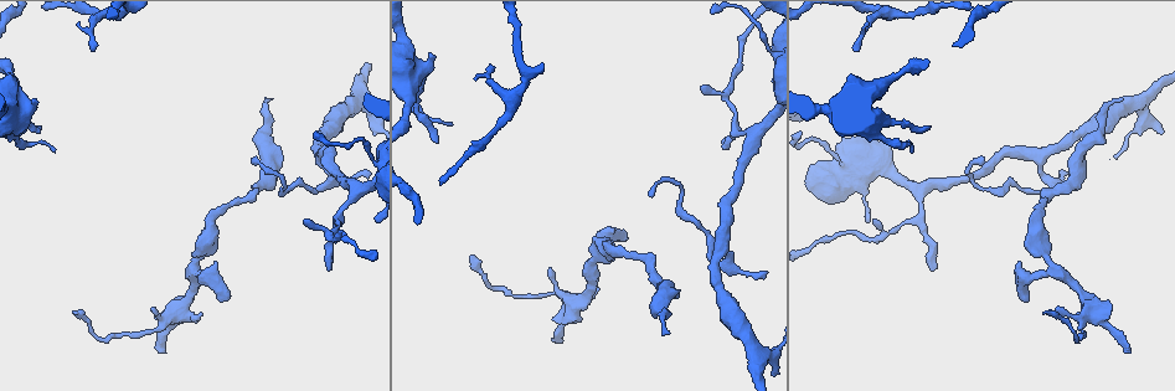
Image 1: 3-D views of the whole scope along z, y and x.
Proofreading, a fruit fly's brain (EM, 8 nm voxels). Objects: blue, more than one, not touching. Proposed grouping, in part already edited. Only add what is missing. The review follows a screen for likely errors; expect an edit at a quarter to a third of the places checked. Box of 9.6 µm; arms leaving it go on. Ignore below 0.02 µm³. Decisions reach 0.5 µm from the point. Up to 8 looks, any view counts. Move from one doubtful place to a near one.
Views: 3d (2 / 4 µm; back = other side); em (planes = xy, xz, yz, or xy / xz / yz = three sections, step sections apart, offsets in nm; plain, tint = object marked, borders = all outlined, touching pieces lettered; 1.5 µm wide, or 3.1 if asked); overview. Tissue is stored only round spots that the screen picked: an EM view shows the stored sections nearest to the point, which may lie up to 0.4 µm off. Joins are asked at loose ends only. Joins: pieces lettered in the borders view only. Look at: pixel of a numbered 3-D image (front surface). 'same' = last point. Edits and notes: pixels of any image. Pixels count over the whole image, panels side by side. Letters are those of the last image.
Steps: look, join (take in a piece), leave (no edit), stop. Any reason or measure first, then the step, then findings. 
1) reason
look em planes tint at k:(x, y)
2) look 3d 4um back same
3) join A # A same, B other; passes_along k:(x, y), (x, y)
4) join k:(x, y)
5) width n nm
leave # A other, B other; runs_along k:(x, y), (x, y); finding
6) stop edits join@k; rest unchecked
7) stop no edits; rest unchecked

an open end
look em xy step 4 borders at 1:(932, 268)

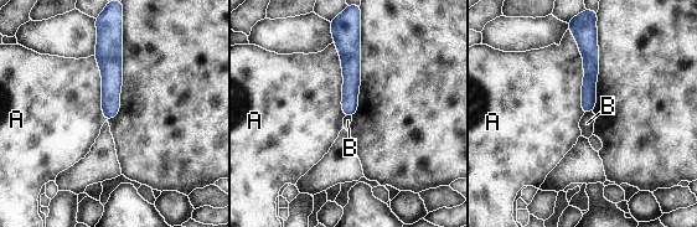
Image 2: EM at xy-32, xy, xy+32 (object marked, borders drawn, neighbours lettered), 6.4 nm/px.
another direction
look em planes borders same

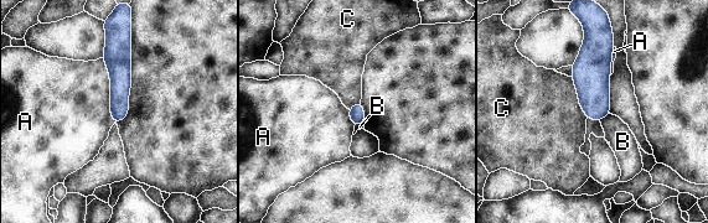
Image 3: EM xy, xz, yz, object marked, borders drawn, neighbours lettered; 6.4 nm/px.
leave # A other, B other, C other; border 3:(609, 113), (600, 120); no lettered piece goes on from it

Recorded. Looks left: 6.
branch stops here
look em planes borders at 1:(1047, 313)

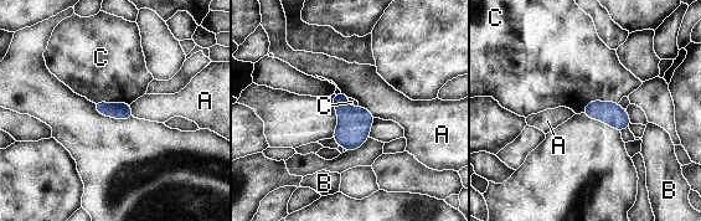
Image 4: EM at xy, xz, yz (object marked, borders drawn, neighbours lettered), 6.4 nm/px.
width 110 nm
leave # A other, B other, C other; border 4:(617, 102), (591, 101), (582, 112); no lettered piece goes on from it

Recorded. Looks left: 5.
branch stops here
look em xz step 8 borders at 1:(39, 126)

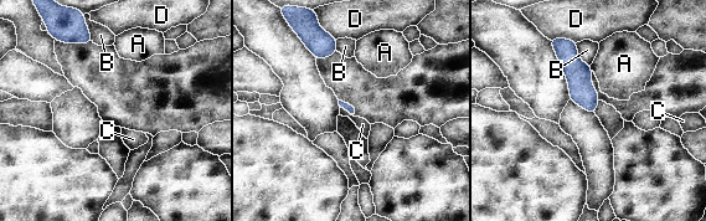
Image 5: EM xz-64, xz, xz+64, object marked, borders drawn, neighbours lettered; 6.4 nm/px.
another direction
look em planes borders same

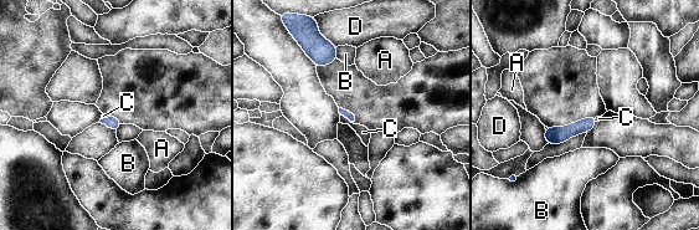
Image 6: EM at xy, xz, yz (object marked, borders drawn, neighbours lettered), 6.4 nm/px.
join C # A other, B other, C same, D other; passes_along 6:(343, 112), (345, 117), (363, 132); it goes on there

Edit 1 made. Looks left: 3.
stop edits join@6; rest unchecked

